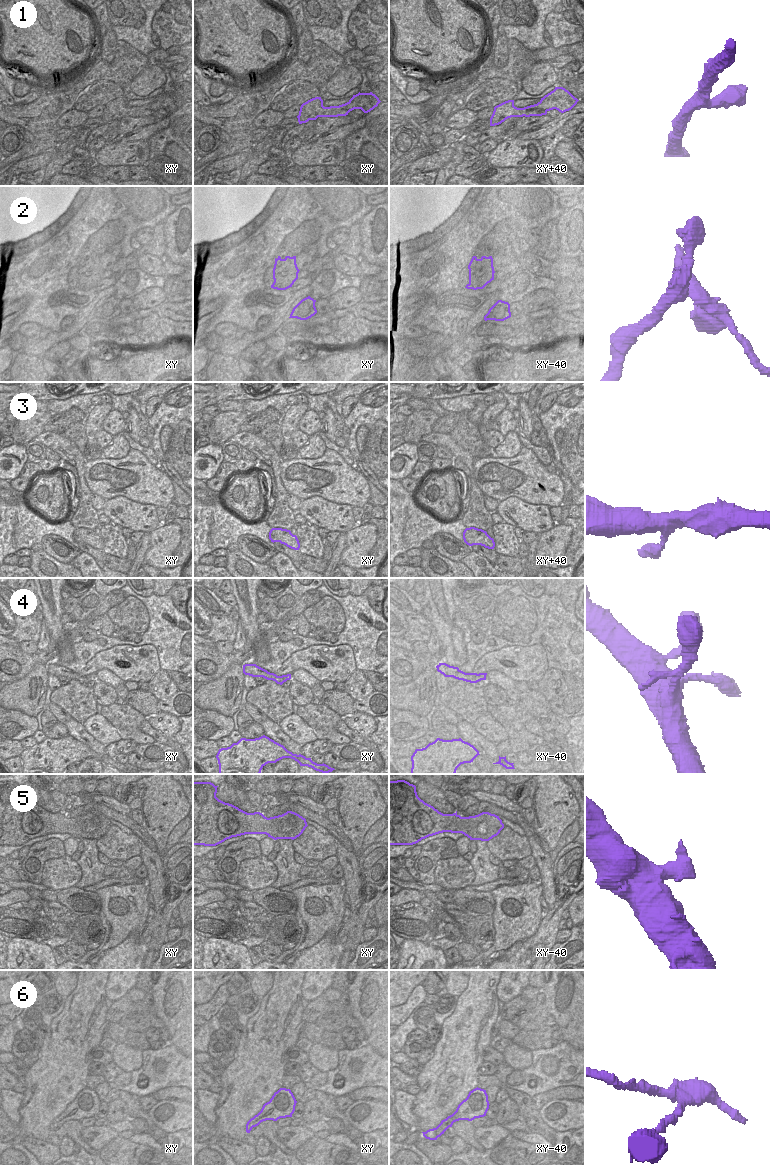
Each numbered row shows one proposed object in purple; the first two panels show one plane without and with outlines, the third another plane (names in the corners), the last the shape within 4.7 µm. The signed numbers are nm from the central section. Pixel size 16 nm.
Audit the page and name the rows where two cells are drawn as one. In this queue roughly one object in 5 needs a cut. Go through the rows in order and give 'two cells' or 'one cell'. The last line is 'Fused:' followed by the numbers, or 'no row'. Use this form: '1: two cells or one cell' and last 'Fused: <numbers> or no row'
1: one cell
2: two cells
3: one cell
4: one cell
5: one cell
6: one cell
Fused: 2

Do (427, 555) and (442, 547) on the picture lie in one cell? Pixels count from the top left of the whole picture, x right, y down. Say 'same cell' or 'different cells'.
different cells

